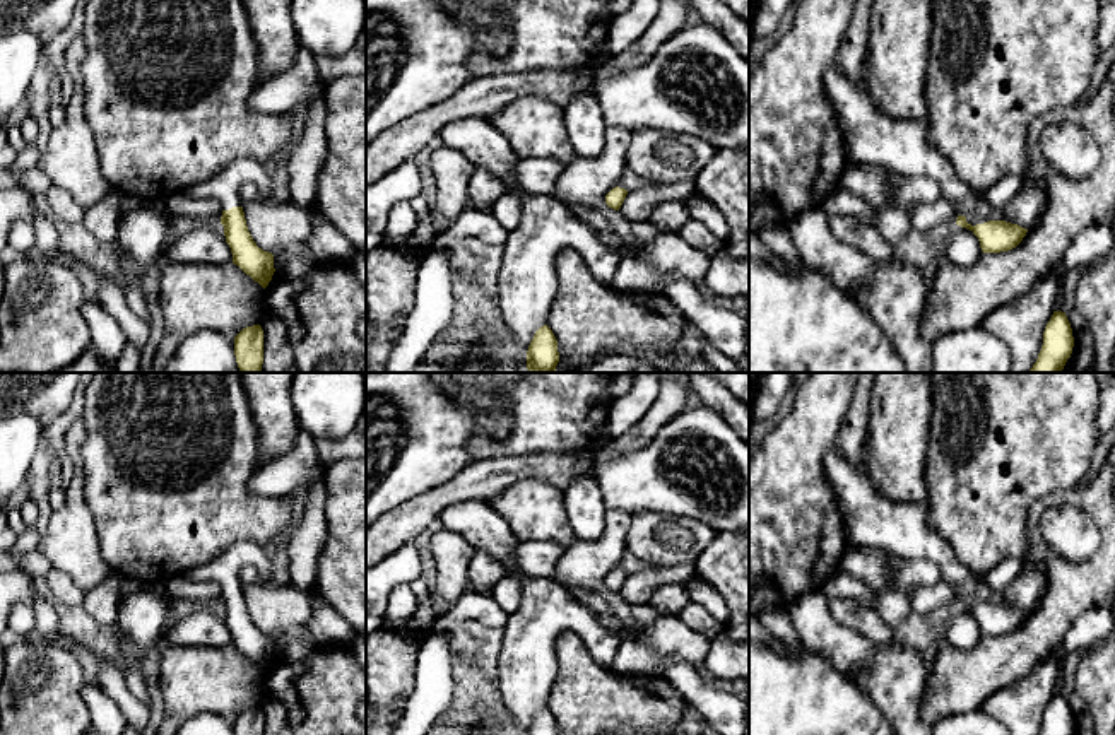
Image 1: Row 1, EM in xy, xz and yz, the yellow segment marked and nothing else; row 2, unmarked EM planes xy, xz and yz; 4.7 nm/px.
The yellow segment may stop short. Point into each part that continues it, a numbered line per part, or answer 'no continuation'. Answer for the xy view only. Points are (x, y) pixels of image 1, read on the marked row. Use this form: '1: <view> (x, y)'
1: xy (224, 187)

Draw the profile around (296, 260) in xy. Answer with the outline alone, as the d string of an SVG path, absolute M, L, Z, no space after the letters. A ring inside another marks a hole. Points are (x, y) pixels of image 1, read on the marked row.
M304 243L291 244L274 253L274 268L286 279L299 279L316 263L316 258Z

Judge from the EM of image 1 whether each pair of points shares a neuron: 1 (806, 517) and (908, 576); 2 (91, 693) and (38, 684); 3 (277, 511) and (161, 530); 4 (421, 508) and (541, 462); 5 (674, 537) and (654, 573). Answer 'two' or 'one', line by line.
1: two
2: two
3: one
4: one
5: two

